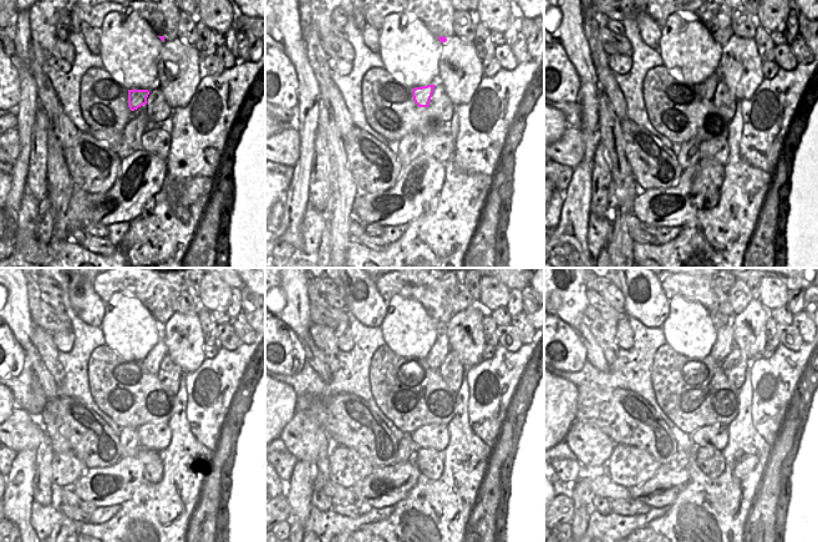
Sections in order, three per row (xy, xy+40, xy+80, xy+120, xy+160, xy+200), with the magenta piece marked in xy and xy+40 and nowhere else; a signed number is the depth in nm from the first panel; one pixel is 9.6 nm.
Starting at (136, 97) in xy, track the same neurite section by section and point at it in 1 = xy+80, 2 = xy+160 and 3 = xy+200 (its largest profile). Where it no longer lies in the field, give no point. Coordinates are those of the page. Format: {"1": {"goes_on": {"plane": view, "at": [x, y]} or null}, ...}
{"1": {"goes_on": {"plane": "xy+80", "at": [706, 89]}}, "2": {"goes_on": {"plane": "xy+160", "at": [441, 348]}}, "3": {"goes_on": {"plane": "xy+200", "at": [725, 335]}}}

